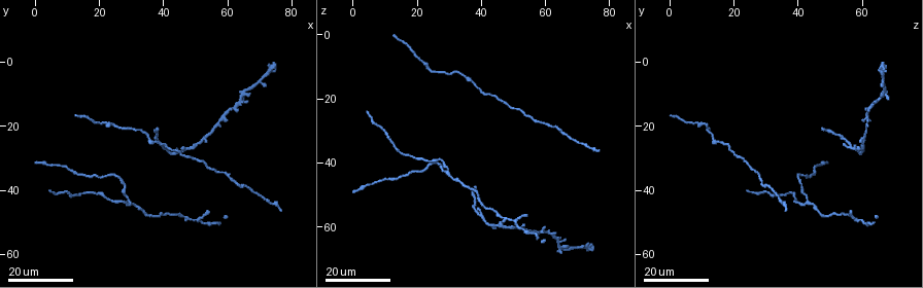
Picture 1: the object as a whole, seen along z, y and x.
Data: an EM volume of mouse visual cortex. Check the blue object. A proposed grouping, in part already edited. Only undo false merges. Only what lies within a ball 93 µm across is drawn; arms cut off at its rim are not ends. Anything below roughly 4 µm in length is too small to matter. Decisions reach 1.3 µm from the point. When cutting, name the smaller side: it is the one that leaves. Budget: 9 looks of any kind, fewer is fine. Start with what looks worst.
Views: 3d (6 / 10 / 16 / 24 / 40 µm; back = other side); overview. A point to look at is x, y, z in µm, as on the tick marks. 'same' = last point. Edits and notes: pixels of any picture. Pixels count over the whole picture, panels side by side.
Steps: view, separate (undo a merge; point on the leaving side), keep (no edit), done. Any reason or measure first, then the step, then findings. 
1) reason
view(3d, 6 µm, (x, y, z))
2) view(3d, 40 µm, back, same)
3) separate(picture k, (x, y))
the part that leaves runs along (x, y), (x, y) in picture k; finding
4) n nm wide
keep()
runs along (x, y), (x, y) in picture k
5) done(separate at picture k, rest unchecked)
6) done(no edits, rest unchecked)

thin arm on a thick one
view(3d, 16 µm, (29.0, 43.5, 42.5))

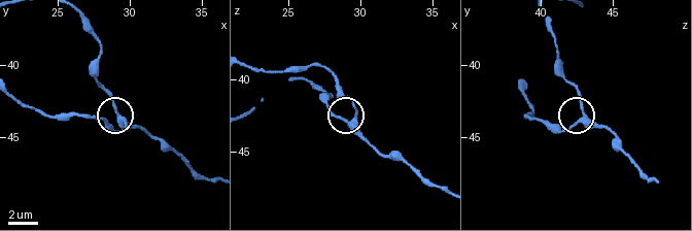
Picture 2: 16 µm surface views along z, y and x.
zoom in
view(3d, 10 µm, (29.4, 43.6, 43.0))

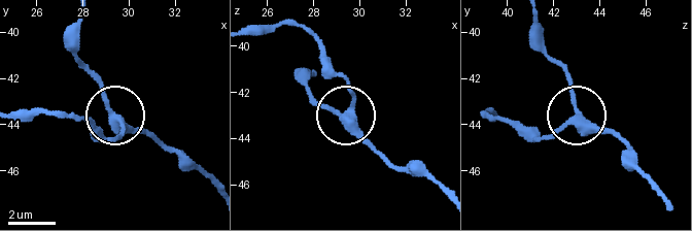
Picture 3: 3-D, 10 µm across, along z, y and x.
side arm 39 µm
keep()
runs along (595, 128), (567, 118), (534, 140) in picture 3; all the same neuron

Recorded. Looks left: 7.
three arms meet
view(3d, 24 µm, (51.5, 49.5, 58.0))

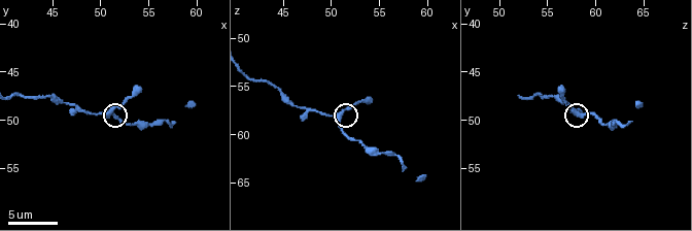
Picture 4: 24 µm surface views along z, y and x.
zoom in
view(3d, 6 µm, (51.0, 49.2, 58.0))

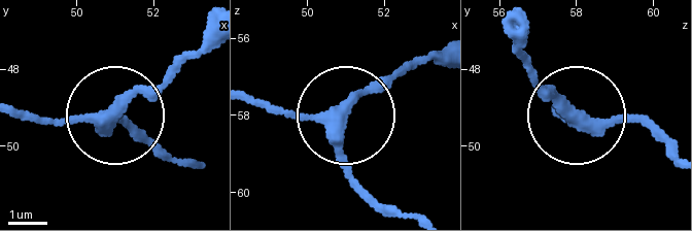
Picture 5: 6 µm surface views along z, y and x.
keep()
runs along (24, 111), (103, 118), (178, 62) in picture 5; all the same neuron

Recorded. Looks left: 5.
side arm on a straight run
view(3d, 24 µm, (43.0, 28.0, 59.5))

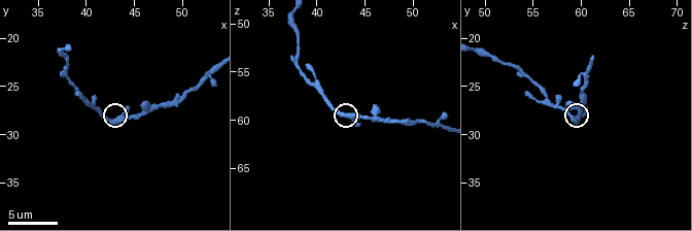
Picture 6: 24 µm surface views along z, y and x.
closer look
view(3d, 6 µm, (43.2, 28.4, 59.8))

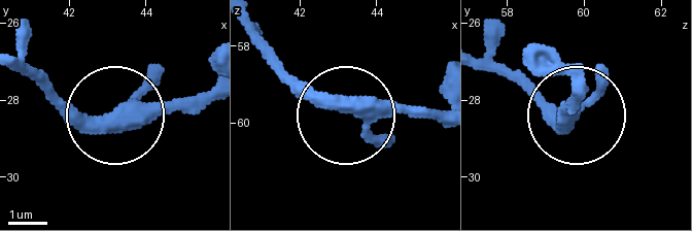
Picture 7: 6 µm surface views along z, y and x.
side arm 18 µm
keep()
one neuron here

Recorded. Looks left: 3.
view(3d, 24 µm, (41.0, 26.5, 19.0))

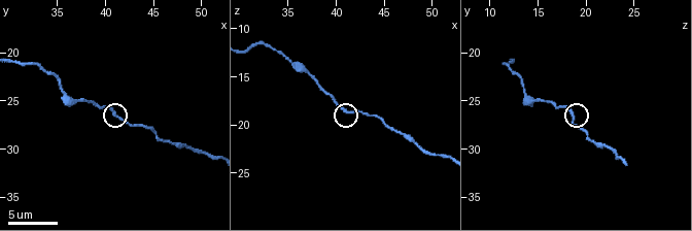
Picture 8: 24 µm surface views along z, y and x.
view(3d, 6 µm, (41.2, 26.4, 18.8))

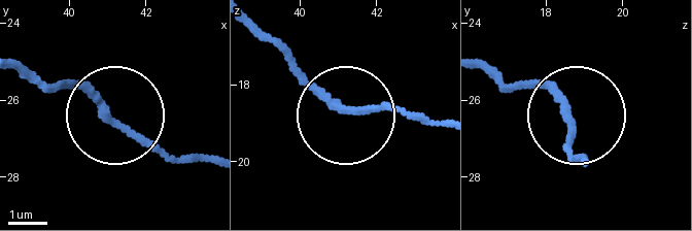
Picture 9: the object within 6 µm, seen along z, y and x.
keep()
continuous, no second neuron

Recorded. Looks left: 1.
done(no edits, rest unchecked)

